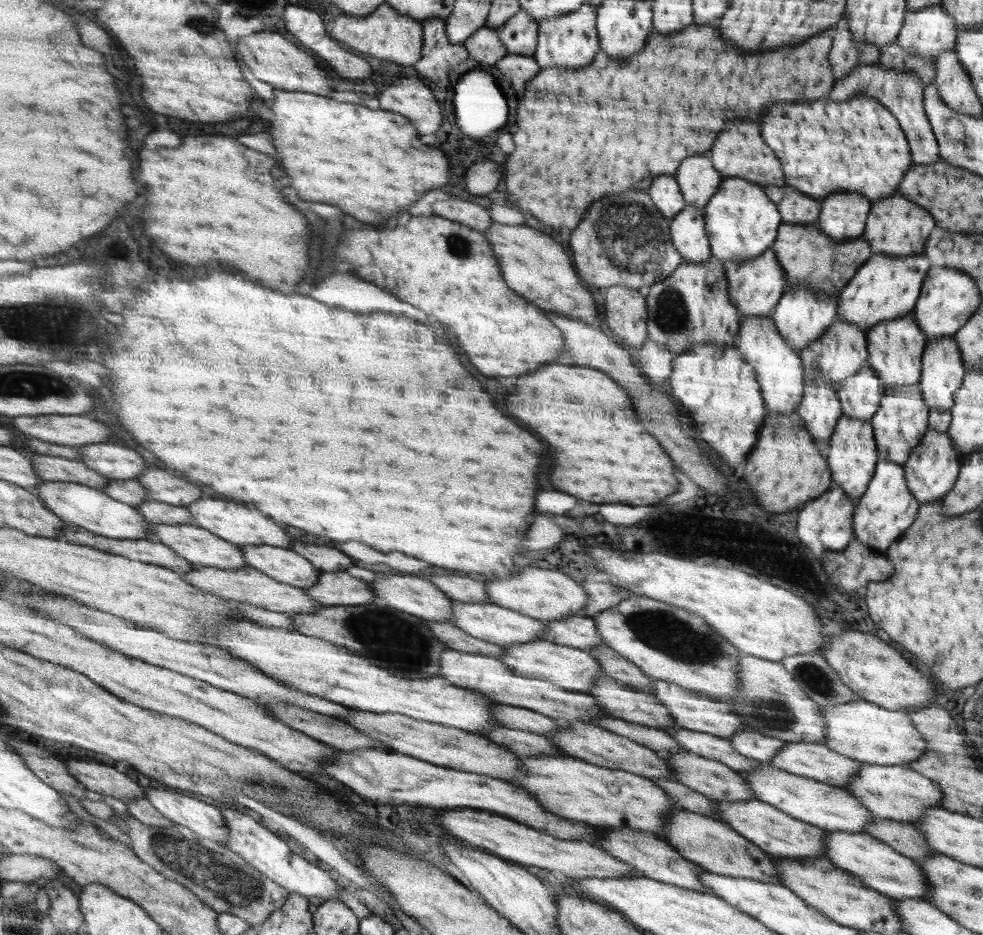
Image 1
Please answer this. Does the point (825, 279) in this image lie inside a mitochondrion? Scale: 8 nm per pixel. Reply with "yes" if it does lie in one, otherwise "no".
yes

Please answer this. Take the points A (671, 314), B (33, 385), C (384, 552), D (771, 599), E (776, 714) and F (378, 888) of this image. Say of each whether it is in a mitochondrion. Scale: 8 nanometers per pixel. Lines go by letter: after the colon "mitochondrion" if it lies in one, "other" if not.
A: mitochondrion
B: mitochondrion
C: other
D: other
E: mitochondrion
F: other

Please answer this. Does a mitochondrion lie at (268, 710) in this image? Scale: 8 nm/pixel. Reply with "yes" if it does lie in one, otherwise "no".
no

